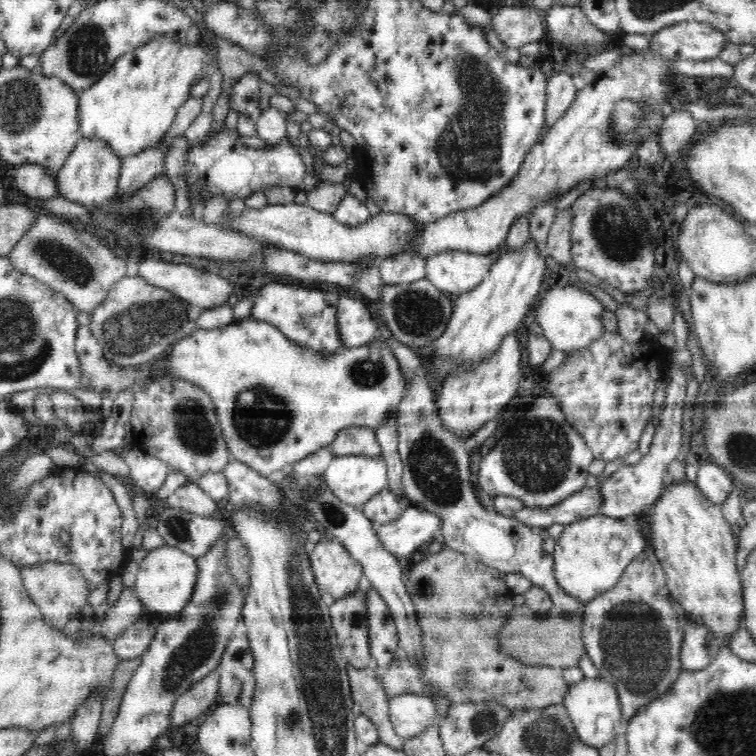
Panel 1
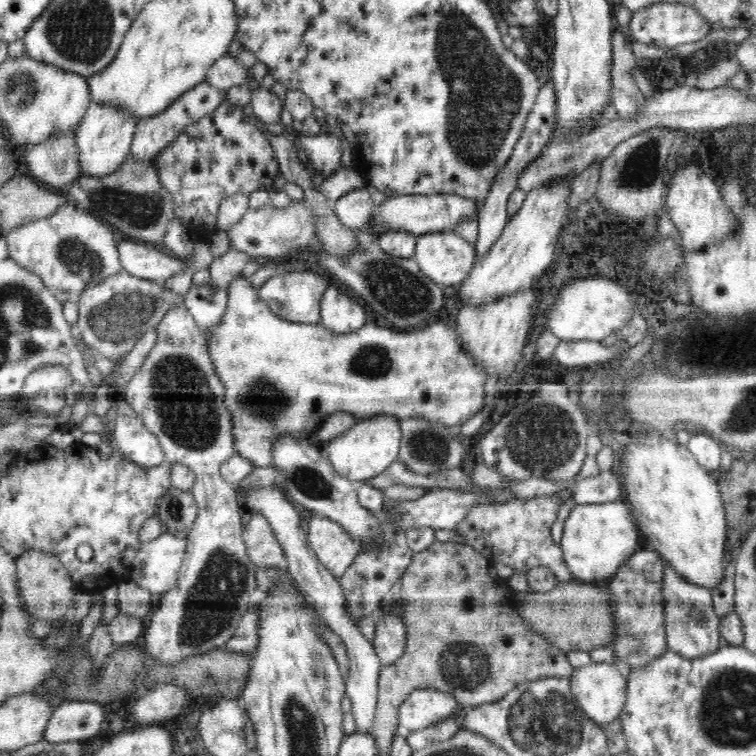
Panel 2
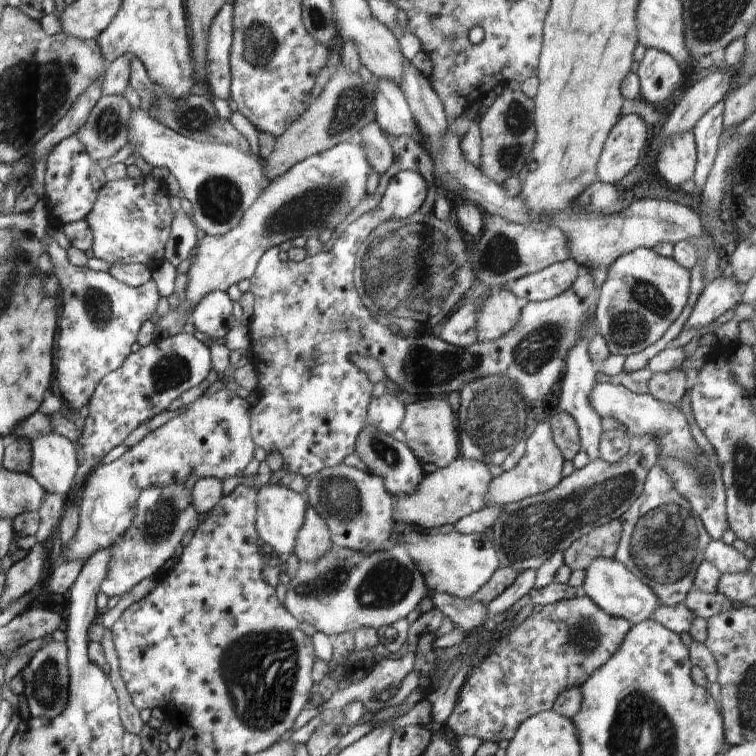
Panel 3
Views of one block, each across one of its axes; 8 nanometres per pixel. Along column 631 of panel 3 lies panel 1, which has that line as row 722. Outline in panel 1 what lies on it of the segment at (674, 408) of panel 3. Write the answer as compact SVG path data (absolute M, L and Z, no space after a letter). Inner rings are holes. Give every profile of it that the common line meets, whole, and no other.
M410 693L390 697L389 719L398 737L411 739L436 724L435 702L426 695Z

